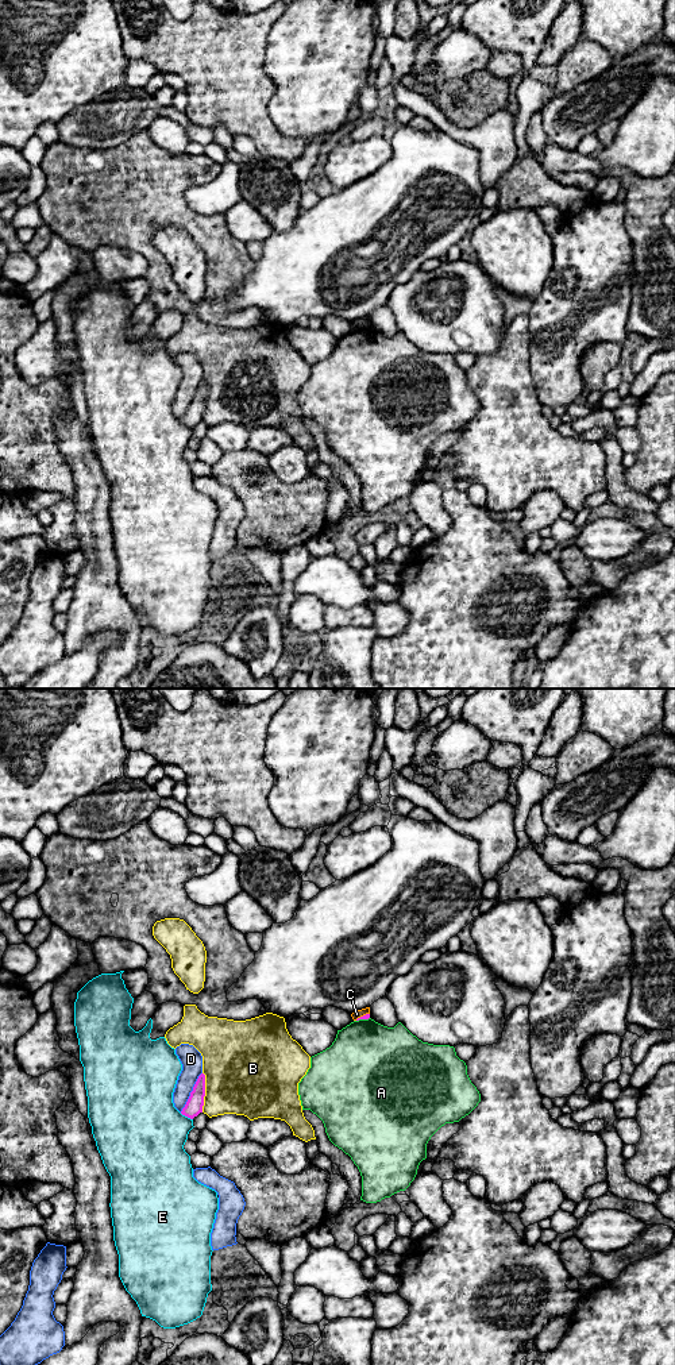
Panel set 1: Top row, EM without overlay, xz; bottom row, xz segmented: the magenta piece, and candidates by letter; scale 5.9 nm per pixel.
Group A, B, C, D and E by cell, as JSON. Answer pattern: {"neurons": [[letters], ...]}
{"neurons": [["A"], ["B"], ["C"], ["D"], ["E"]]}

